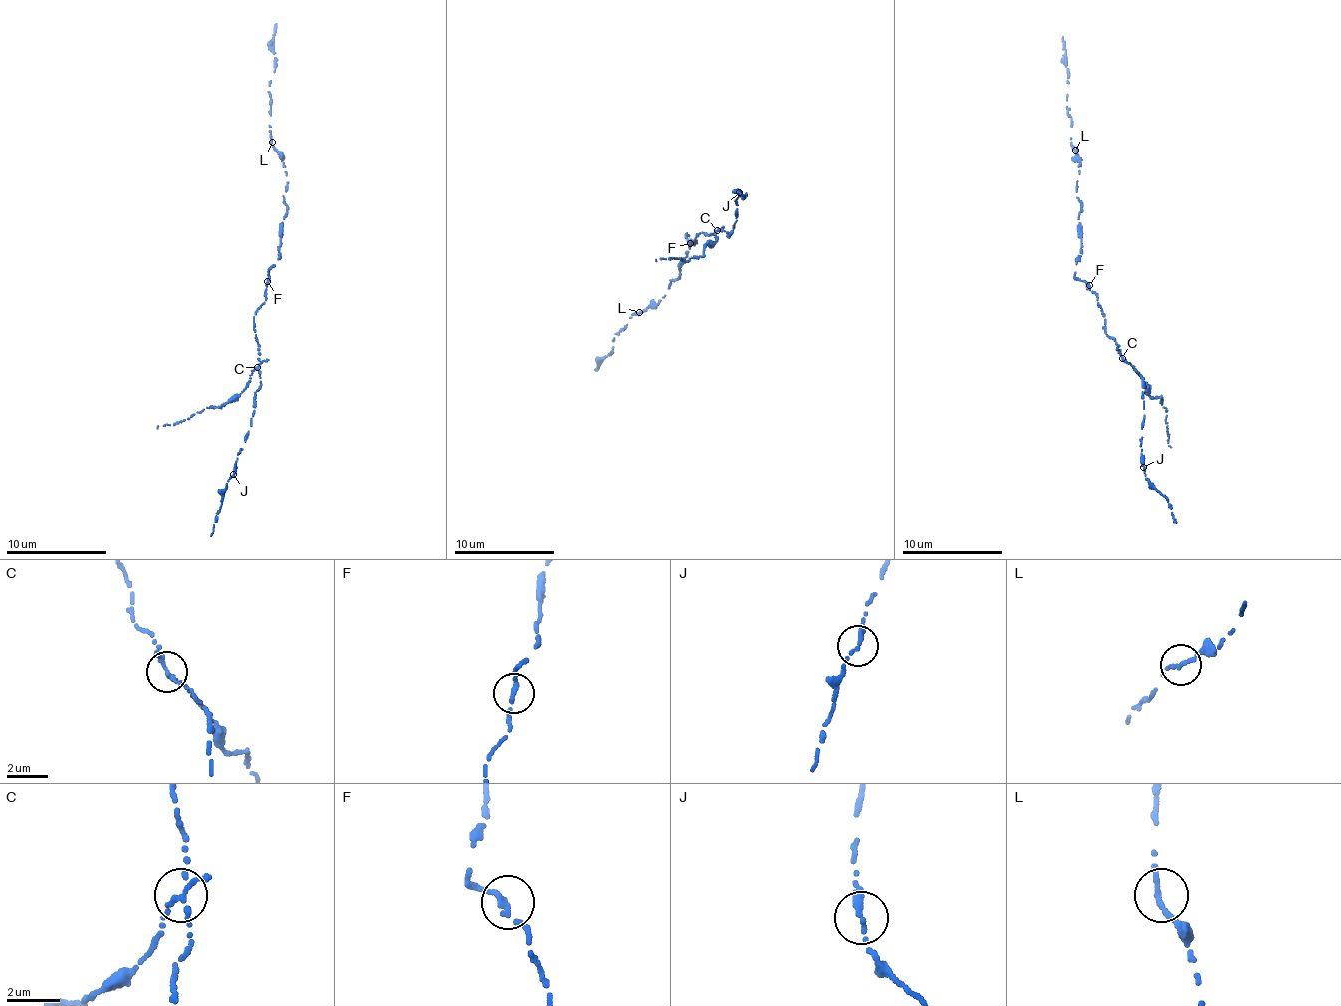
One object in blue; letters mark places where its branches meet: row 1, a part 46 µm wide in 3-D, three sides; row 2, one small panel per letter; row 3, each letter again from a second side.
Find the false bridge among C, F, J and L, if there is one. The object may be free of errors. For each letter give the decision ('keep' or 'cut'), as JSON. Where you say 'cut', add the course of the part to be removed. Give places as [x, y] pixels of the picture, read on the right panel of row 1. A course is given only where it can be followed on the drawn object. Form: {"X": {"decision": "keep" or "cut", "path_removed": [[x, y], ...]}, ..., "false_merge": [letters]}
{"C": {"decision": "cut", "path_removed": [[1122, 358], [1142, 377], [1151, 396], [1160, 397], [1170, 447]]}, "F": {"decision": "keep"}, "J": {"decision": "keep"}, "L": {"decision": "keep"}, "false_merge": ["C"]}

